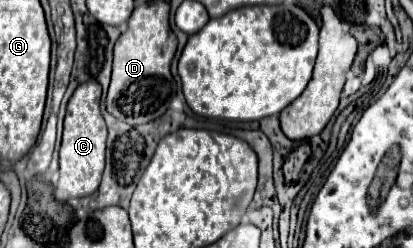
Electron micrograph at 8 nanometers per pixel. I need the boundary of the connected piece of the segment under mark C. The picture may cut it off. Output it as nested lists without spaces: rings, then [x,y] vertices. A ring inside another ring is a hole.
[[[90,80],[80,84],[68,102],[62,146],[60,146],[60,180],[54,190],[54,196],[60,202],[66,202],[70,198],[90,196],[100,186],[108,135],[104,118],[100,114],[100,94],[102,94],[100,84]]]

